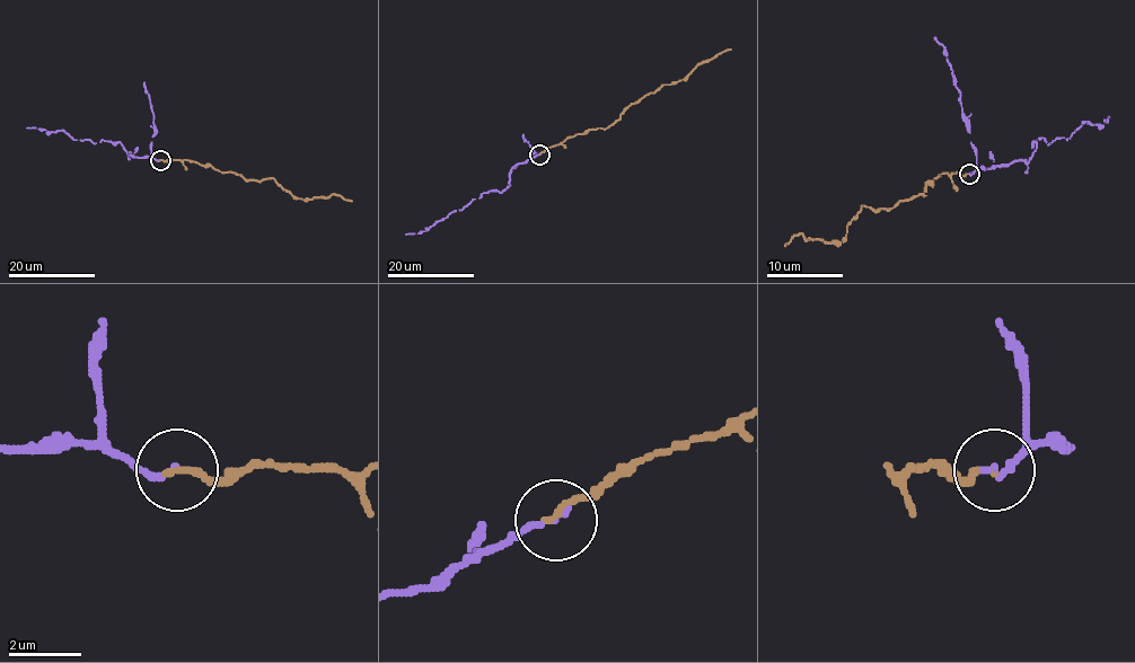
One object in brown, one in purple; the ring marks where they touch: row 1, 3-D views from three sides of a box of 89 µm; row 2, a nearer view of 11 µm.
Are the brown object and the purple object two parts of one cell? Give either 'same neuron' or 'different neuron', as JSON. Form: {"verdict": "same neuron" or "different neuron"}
{"verdict": "same neuron"}

